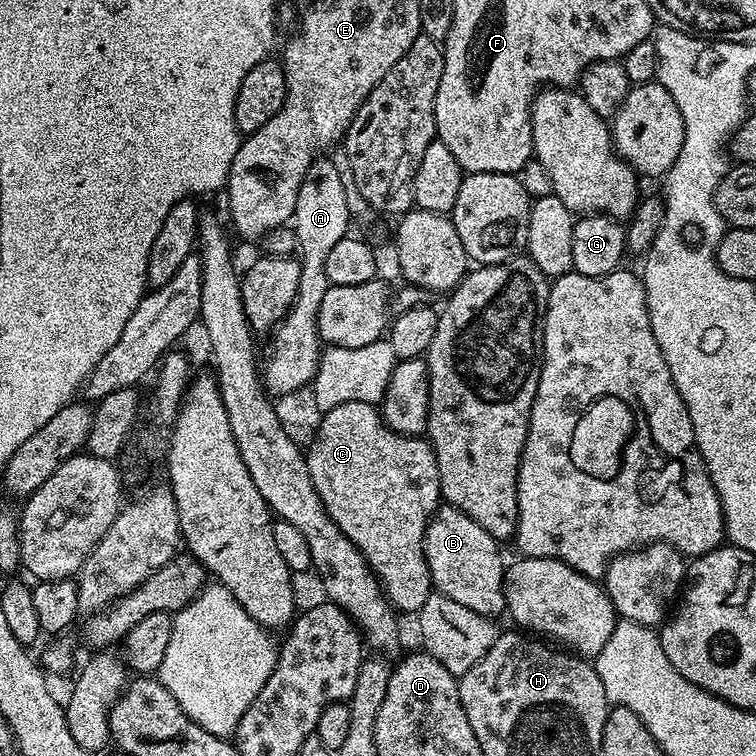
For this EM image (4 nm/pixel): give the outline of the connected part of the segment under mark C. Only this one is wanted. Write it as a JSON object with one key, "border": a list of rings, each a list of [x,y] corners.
{"border":[[[342,402],[342,406],[334,406],[330,411],[323,413],[321,425],[318,426],[317,433],[314,434],[313,442],[306,448],[306,459],[308,461],[308,469],[310,470],[310,478],[314,482],[314,490],[318,490],[318,498],[324,503],[330,518],[340,527],[342,534],[354,546],[358,546],[358,550],[366,558],[368,567],[372,569],[372,573],[380,581],[380,586],[384,589],[384,595],[388,597],[392,607],[400,614],[404,614],[404,612],[419,613],[420,607],[426,602],[426,598],[430,598],[434,591],[430,570],[428,569],[428,559],[424,553],[424,535],[428,529],[428,524],[432,520],[432,516],[442,504],[438,462],[431,444],[428,443],[427,439],[419,436],[404,436],[400,432],[390,430],[390,426],[384,422],[381,409],[375,404]]]}

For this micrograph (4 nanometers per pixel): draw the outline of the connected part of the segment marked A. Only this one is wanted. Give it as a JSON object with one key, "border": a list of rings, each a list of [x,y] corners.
{"border":[[[323,159],[313,160],[298,190],[298,202],[294,206],[294,214],[290,221],[296,233],[296,247],[302,257],[298,294],[287,315],[273,333],[274,347],[268,354],[265,366],[264,363],[262,366],[262,382],[265,389],[278,398],[307,387],[315,379],[322,348],[317,334],[317,314],[327,290],[324,287],[326,254],[330,254],[331,248],[350,232],[350,217],[346,206],[346,190],[342,186],[340,164]]]}

